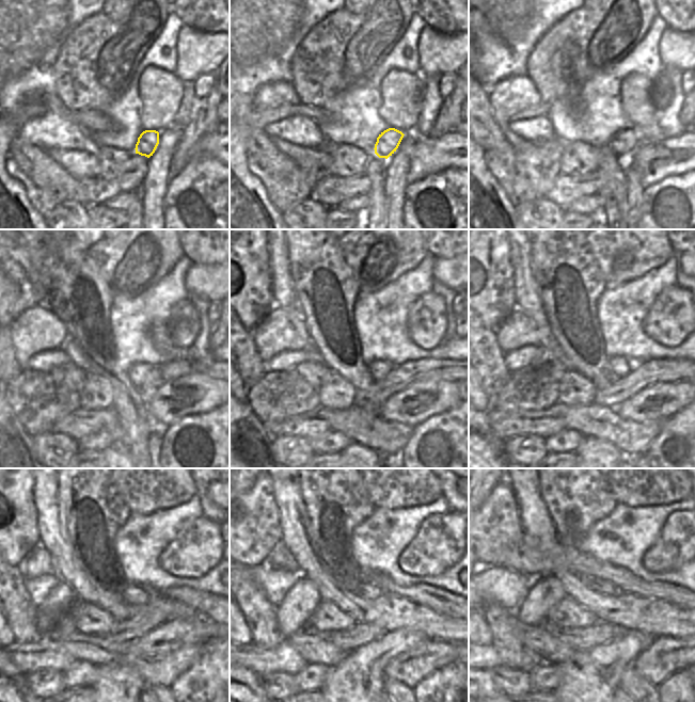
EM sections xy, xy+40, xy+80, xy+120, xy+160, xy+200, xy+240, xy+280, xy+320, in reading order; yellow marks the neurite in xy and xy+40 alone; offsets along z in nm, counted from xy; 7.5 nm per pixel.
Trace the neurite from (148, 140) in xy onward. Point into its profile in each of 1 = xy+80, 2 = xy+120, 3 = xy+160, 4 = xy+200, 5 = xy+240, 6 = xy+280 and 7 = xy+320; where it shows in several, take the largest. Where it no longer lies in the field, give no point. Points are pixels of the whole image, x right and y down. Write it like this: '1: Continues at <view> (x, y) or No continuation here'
1: Continues at xy+80 (625, 142)
2: Continues at xy+120 (142, 376)
3: Continues at xy+160 (378, 369)
4: Continues at xy+200 (619, 366)
5: Continues at xy+240 (132, 594)
6: Continues at xy+280 (375, 584)
7: Continues at xy+320 (610, 579)

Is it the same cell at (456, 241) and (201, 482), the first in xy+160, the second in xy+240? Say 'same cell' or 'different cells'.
same cell

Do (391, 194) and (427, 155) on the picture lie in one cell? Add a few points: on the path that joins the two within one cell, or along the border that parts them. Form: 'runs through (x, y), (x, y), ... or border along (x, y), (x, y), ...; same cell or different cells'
border along (411, 153), (407, 185); different cells

